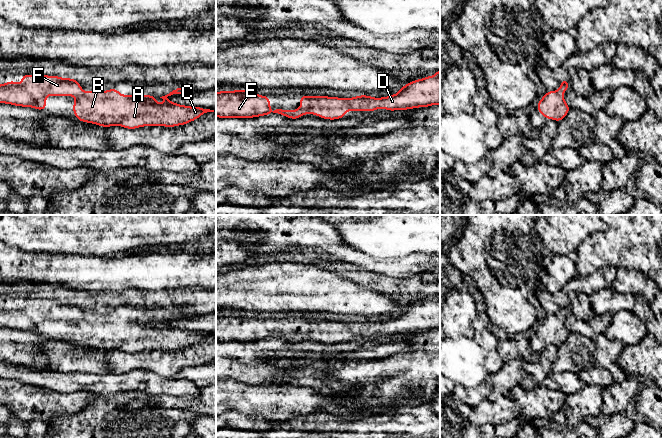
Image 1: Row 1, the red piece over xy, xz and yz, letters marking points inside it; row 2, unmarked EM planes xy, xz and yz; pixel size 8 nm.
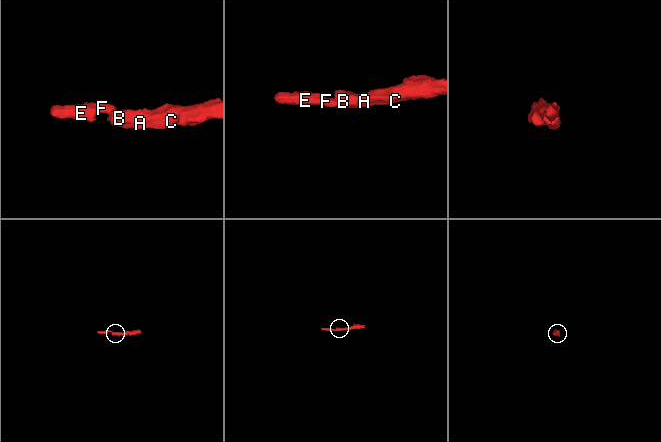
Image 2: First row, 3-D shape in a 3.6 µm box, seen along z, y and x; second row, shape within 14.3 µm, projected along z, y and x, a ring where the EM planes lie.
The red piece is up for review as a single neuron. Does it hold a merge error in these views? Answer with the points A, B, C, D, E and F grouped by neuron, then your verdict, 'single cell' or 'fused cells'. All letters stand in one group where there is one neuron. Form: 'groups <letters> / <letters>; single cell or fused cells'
groups A B C D E F; single cell

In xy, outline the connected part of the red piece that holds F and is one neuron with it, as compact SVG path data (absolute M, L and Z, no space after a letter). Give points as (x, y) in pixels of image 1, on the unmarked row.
M23 298L22 305L19 308L11 304L0 309L0 327L45 334L46 321L48 319L73 320L76 322L73 327L73 337L75 341L82 346L92 347L102 351L118 349L127 353L136 353L144 350L175 351L195 345L207 336L214 336L214 334L180 329L167 324L167 321L173 318L183 319L188 317L192 316L183 311L177 311L169 318L160 321L164 326L158 328L156 326L156 321L149 318L121 319L120 315L115 312L107 315L84 316L81 309L73 302L69 303L59 300Z

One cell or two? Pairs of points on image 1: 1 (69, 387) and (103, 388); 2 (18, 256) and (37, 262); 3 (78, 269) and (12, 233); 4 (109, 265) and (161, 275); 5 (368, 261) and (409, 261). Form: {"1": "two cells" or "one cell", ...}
{"1": "one cell", "2": "one cell", "3": "two cells", "4": "one cell", "5": "one cell"}

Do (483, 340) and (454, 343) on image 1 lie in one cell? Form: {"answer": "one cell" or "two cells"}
{"answer": "two cells"}

